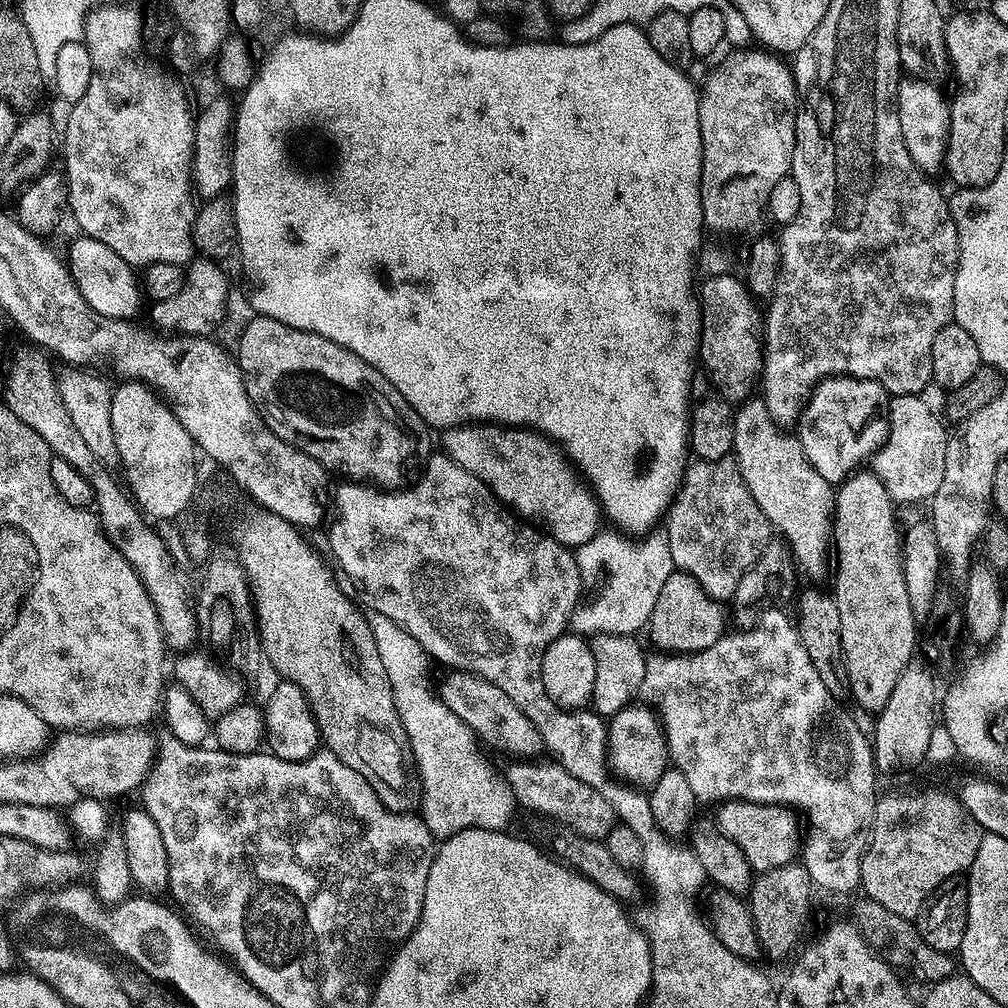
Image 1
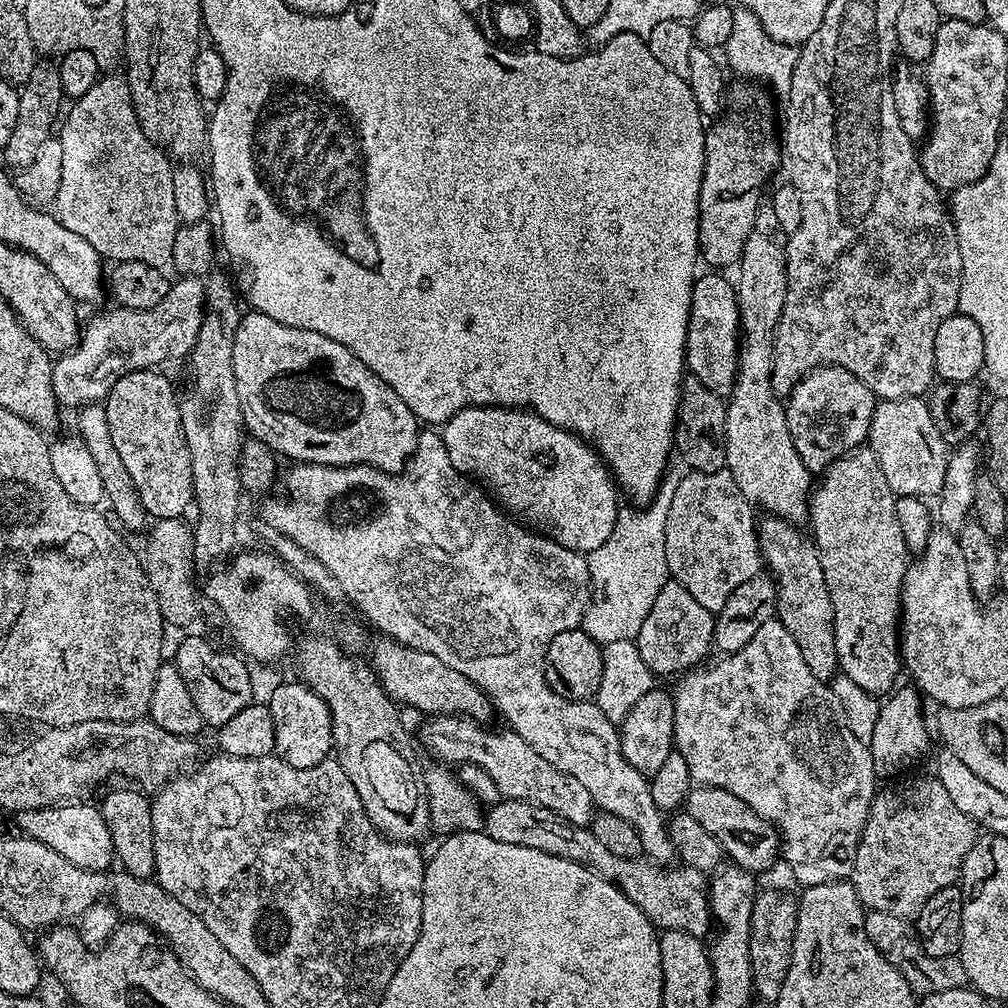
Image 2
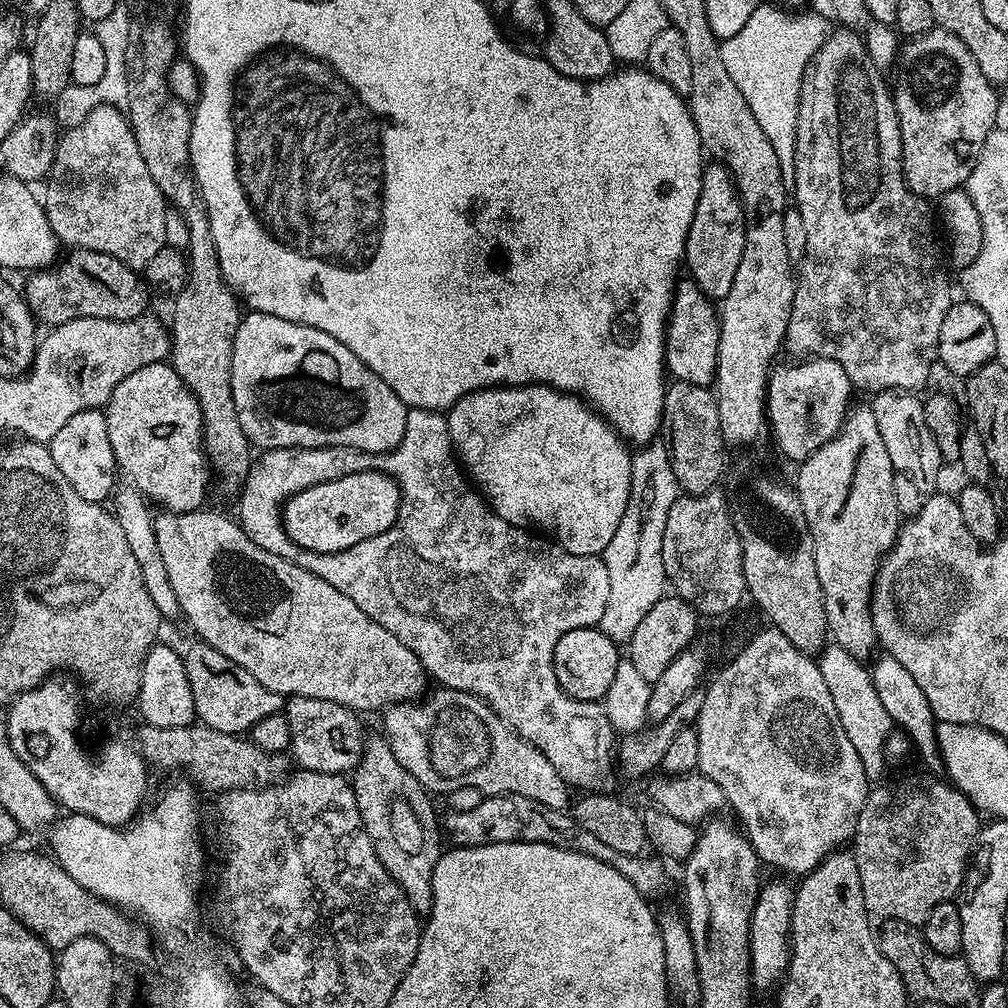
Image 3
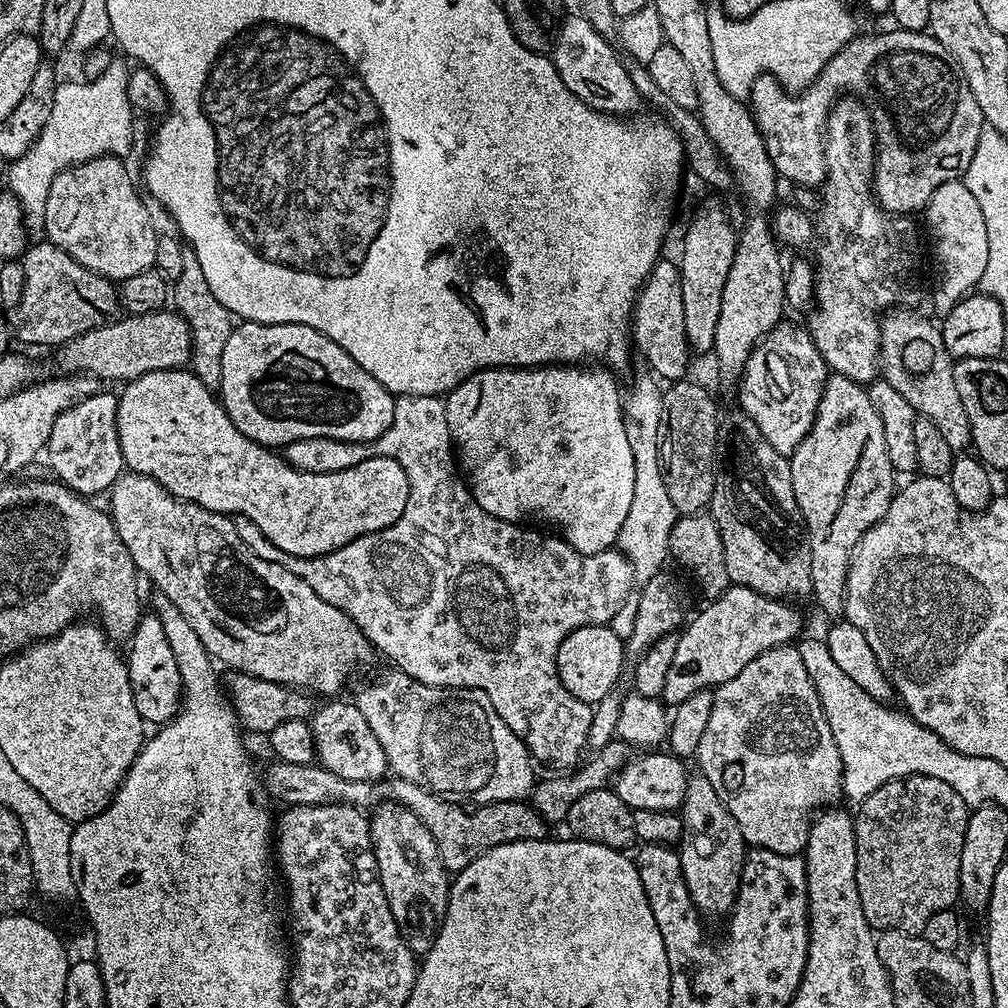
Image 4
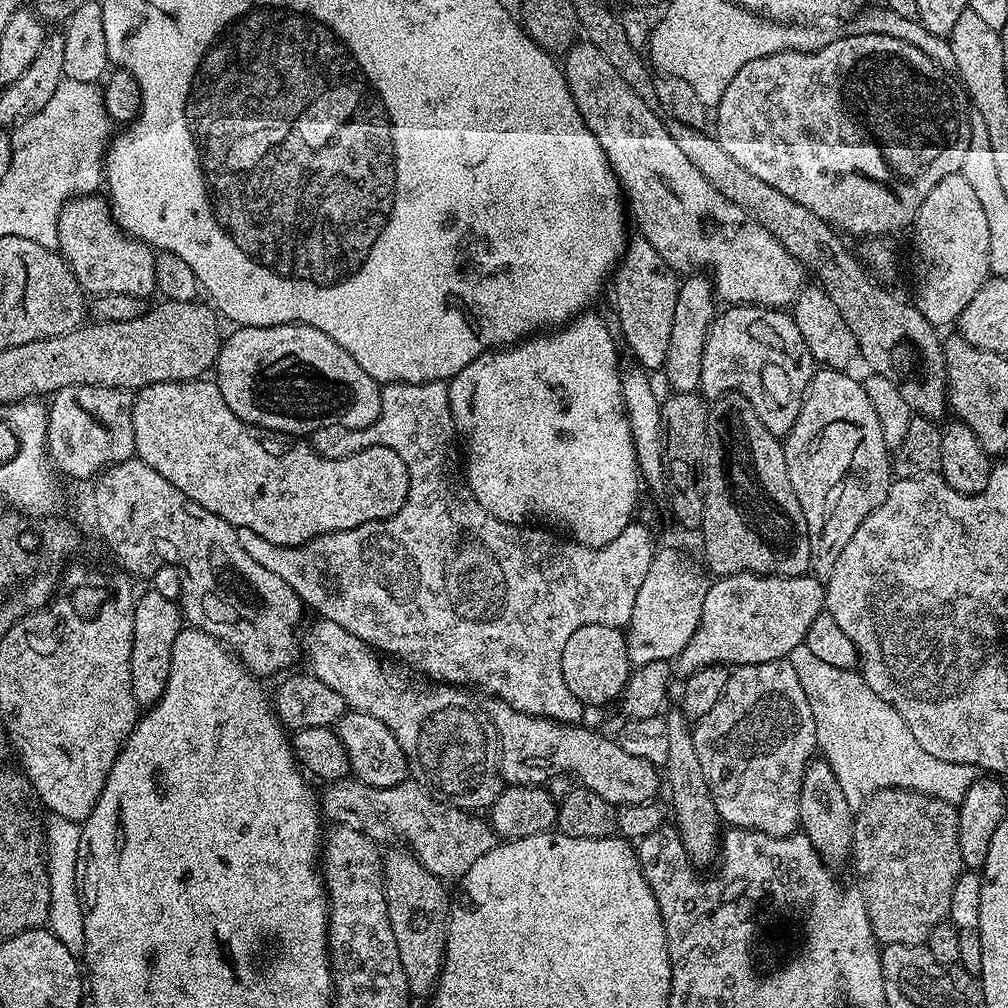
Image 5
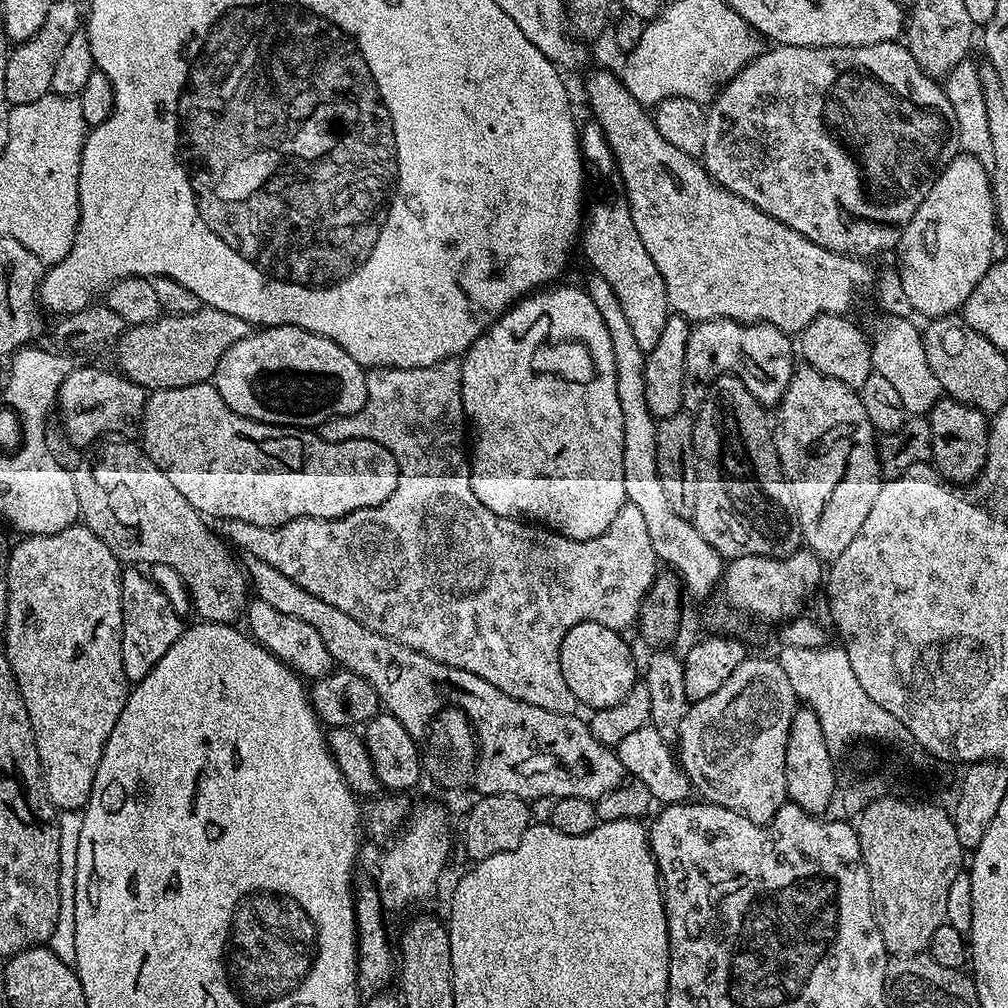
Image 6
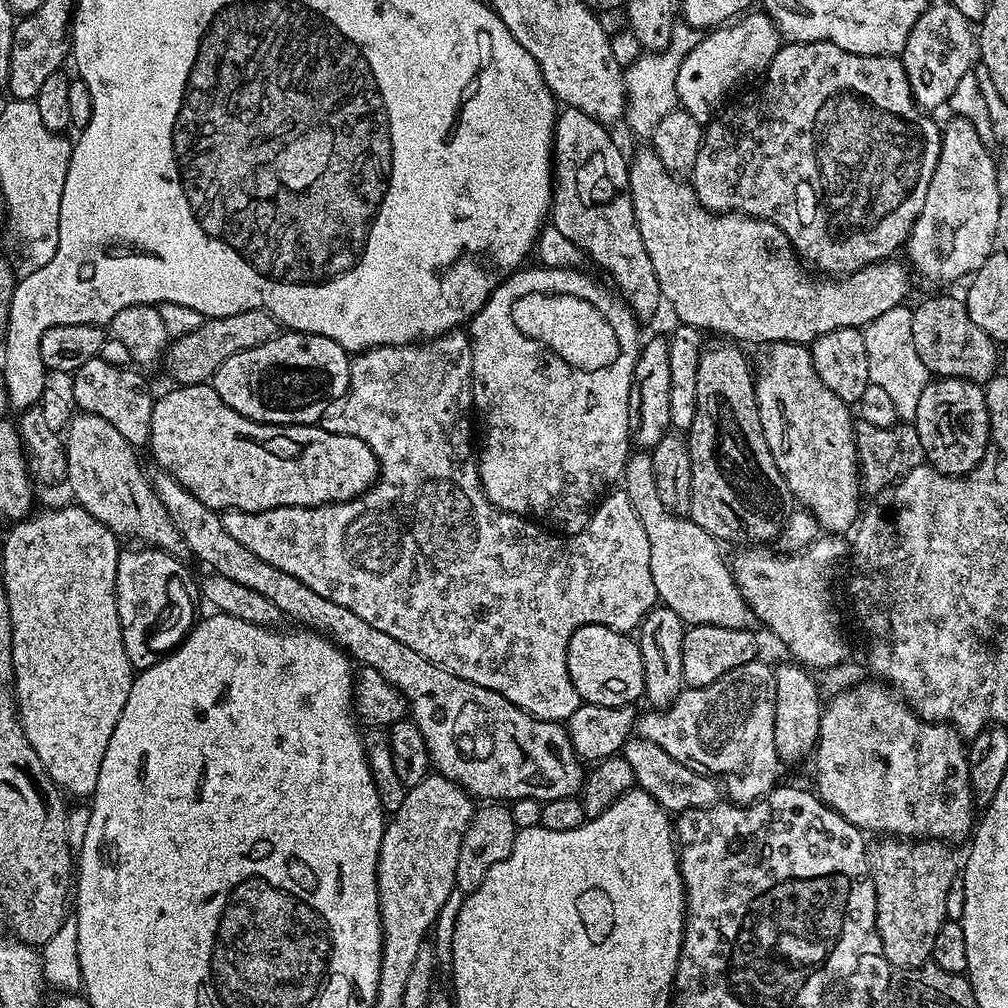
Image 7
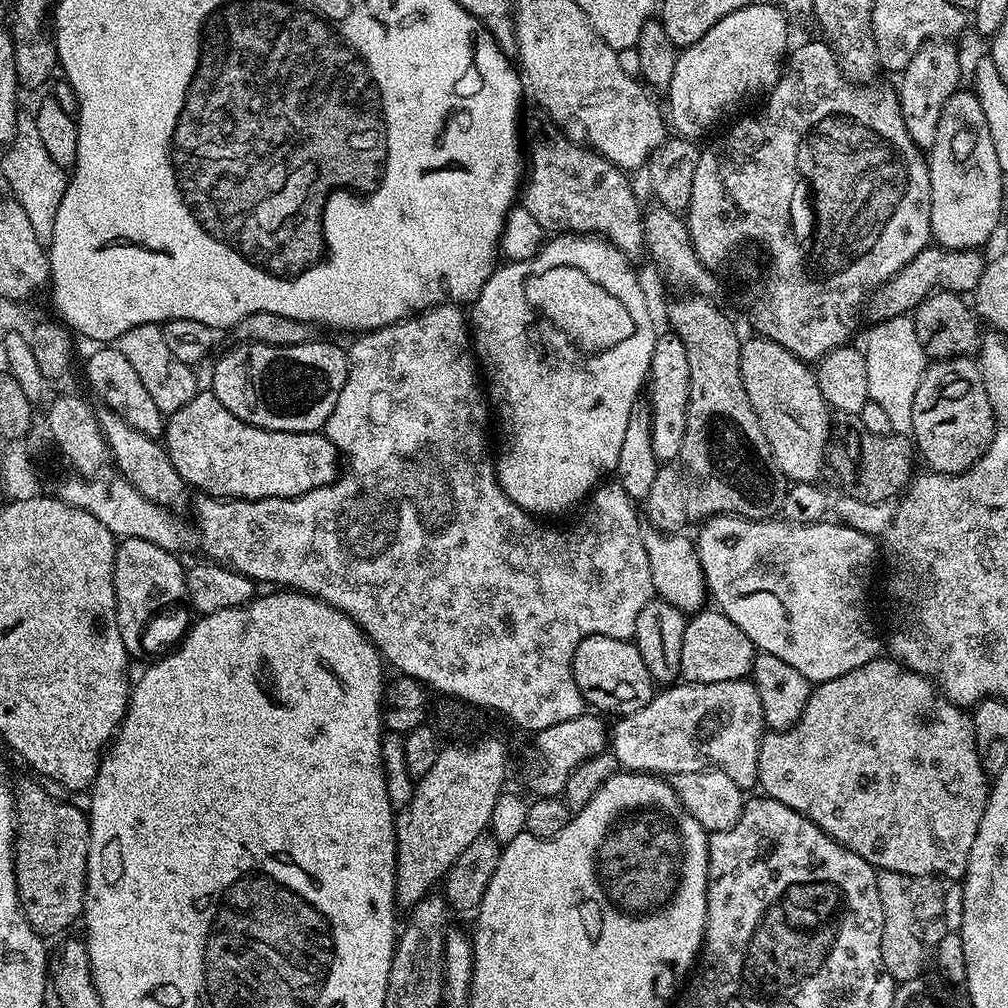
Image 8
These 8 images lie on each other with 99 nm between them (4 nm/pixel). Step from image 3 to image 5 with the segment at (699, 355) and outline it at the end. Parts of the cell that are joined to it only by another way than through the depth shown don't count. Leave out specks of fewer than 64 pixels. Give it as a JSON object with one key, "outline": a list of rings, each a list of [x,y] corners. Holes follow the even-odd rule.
{"outline":[[[633,236],[633,240],[631,237],[627,241],[624,254],[614,269],[610,292],[612,288],[612,296],[616,299],[616,316],[620,319],[620,332],[636,359],[633,361],[644,370],[660,370],[664,366],[666,350],[670,347],[674,302],[678,302],[681,281],[672,267],[658,254],[658,250],[654,250],[654,246],[646,242],[644,236]]]}

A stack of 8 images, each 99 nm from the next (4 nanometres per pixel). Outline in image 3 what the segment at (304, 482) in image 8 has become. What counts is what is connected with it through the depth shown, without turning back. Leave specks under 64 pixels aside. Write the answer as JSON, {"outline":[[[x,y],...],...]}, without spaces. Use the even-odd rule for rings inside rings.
{"outline":[[[171,363],[147,364],[122,378],[103,413],[119,471],[133,480],[129,481],[141,496],[170,512],[195,512],[203,505],[210,469],[204,454],[202,414]],[[355,472],[339,476],[337,480],[311,484],[306,490],[287,497],[282,505],[282,515],[286,534],[298,547],[311,552],[341,552],[350,550],[350,546],[358,546],[358,542],[366,542],[366,538],[374,538],[390,530],[398,518],[399,509],[400,487],[396,485],[395,478],[384,472]]]}

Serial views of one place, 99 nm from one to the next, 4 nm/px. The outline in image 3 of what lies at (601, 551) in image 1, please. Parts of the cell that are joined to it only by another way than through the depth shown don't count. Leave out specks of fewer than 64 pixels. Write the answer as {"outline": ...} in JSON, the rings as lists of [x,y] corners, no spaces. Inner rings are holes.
{"outline":[[[655,440],[637,449],[632,455],[626,514],[622,514],[622,522],[618,522],[614,538],[610,538],[610,546],[606,546],[602,554],[606,575],[610,577],[610,599],[598,627],[618,646],[627,645],[654,602],[665,595],[668,581],[662,564],[662,538],[670,508],[679,496],[667,445]]]}

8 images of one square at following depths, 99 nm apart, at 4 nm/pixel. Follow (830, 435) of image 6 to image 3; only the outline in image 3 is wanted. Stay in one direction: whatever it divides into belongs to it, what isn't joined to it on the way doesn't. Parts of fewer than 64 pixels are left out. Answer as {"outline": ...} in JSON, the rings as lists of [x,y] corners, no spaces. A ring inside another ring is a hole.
{"outline":[[[853,407],[840,427],[840,433],[817,452],[810,454],[810,458],[803,461],[799,468],[794,487],[814,538],[814,562],[818,566],[818,582],[822,586],[831,643],[842,646],[842,650],[854,657],[871,657],[878,648],[872,621],[872,583],[876,581],[876,569],[891,550],[902,523],[900,504],[896,501],[898,476],[892,471],[890,453],[882,442],[882,434],[871,407]]]}

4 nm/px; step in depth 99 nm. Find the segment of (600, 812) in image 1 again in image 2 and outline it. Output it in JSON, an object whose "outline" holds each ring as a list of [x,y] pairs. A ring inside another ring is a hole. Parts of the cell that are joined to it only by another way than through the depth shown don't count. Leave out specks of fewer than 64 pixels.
{"outline":[[[432,716],[423,725],[424,744],[432,751],[432,756],[444,766],[452,764],[473,764],[481,768],[492,779],[501,797],[521,800],[554,810],[566,822],[574,826],[589,827],[598,809],[587,790],[570,774],[562,774],[558,766],[550,766],[542,754],[538,754],[522,738],[511,730],[491,732],[483,723],[470,720],[466,716]]]}

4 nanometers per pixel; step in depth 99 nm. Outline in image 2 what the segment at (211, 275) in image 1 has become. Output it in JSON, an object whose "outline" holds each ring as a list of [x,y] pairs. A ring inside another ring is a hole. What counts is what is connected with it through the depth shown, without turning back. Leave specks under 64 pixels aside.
{"outline":[[[180,276],[173,283],[171,290],[158,302],[158,306],[150,306],[146,310],[121,308],[112,306],[109,312],[100,312],[92,321],[83,325],[80,339],[75,348],[57,355],[52,365],[52,389],[57,404],[65,409],[79,410],[86,404],[99,404],[108,399],[108,391],[122,378],[131,372],[143,372],[153,366],[164,366],[167,360],[183,361],[196,345],[198,332],[204,317],[204,285],[205,281],[198,276]]]}

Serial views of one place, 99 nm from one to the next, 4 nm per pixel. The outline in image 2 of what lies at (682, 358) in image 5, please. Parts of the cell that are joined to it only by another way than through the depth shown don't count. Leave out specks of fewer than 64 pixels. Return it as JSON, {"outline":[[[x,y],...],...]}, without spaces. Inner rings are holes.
{"outline":[[[740,82],[744,84],[736,84],[727,89],[726,92],[726,108],[729,108],[728,116],[721,115],[719,117],[720,124],[716,124],[707,129],[704,133],[704,173],[700,175],[702,180],[702,186],[700,187],[700,217],[698,218],[698,242],[700,243],[700,254],[699,259],[704,260],[708,263],[708,266],[711,266],[716,270],[728,270],[731,266],[739,265],[740,255],[744,249],[744,243],[746,238],[750,238],[750,229],[754,226],[754,214],[758,214],[762,203],[762,197],[760,197],[760,191],[764,188],[764,183],[772,176],[772,171],[776,168],[776,163],[781,163],[782,160],[782,148],[778,143],[777,137],[776,140],[772,137],[772,100],[773,97],[769,95],[767,91],[763,92],[761,85],[756,82]]]}

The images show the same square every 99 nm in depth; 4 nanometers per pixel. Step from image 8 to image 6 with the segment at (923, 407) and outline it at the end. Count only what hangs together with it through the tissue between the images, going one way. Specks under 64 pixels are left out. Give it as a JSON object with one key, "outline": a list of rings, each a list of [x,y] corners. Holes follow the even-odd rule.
{"outline":[[[943,398],[927,414],[926,419],[930,426],[931,463],[936,464],[935,471],[953,485],[971,484],[979,476],[988,457],[989,417],[976,408],[971,408],[969,404]]]}

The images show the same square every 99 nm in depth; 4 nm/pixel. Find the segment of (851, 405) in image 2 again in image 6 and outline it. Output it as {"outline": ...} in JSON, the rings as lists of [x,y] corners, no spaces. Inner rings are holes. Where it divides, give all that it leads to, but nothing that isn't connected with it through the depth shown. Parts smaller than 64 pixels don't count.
{"outline":[[[701,320],[690,334],[690,342],[686,346],[686,370],[682,386],[683,411],[694,414],[702,406],[708,393],[708,386],[719,376],[736,376],[754,394],[759,404],[775,406],[786,394],[790,386],[790,378],[794,371],[794,340],[789,333],[778,330],[769,324],[739,324],[737,320]]]}

